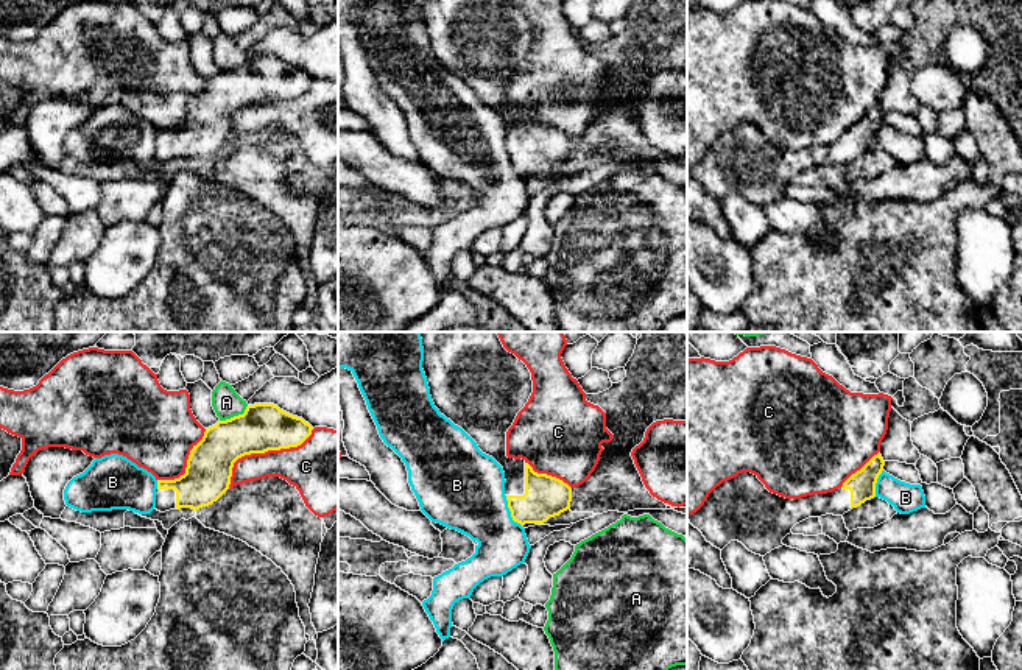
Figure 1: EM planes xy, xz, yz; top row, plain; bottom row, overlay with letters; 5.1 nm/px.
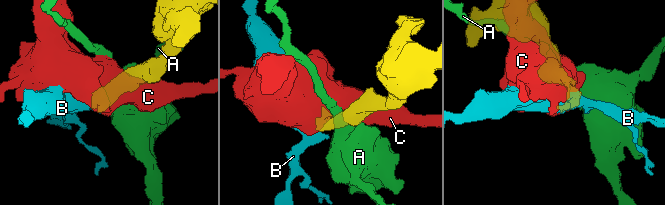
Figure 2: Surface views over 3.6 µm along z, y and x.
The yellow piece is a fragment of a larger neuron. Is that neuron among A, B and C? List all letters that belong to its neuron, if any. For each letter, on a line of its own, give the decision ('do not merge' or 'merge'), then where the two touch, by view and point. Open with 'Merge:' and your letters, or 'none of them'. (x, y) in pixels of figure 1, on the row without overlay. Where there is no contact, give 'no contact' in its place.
Merge: none of them
A: do not merge | xy (234, 67)
B: do not merge | xz (510, 161)
C: do not merge | xy (262, 103)

